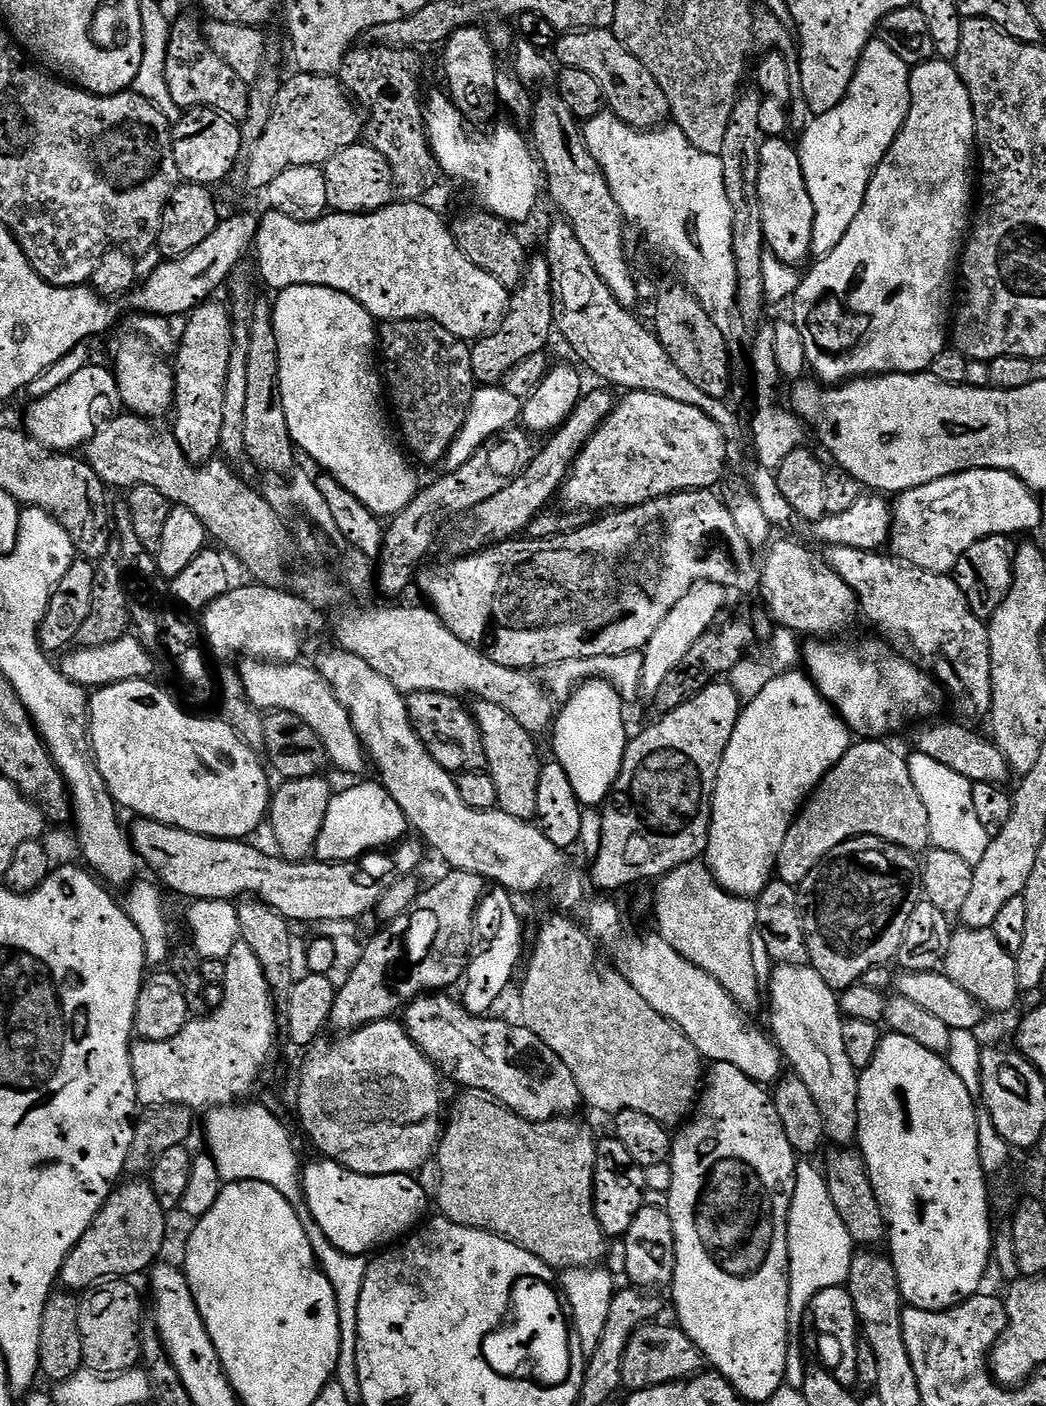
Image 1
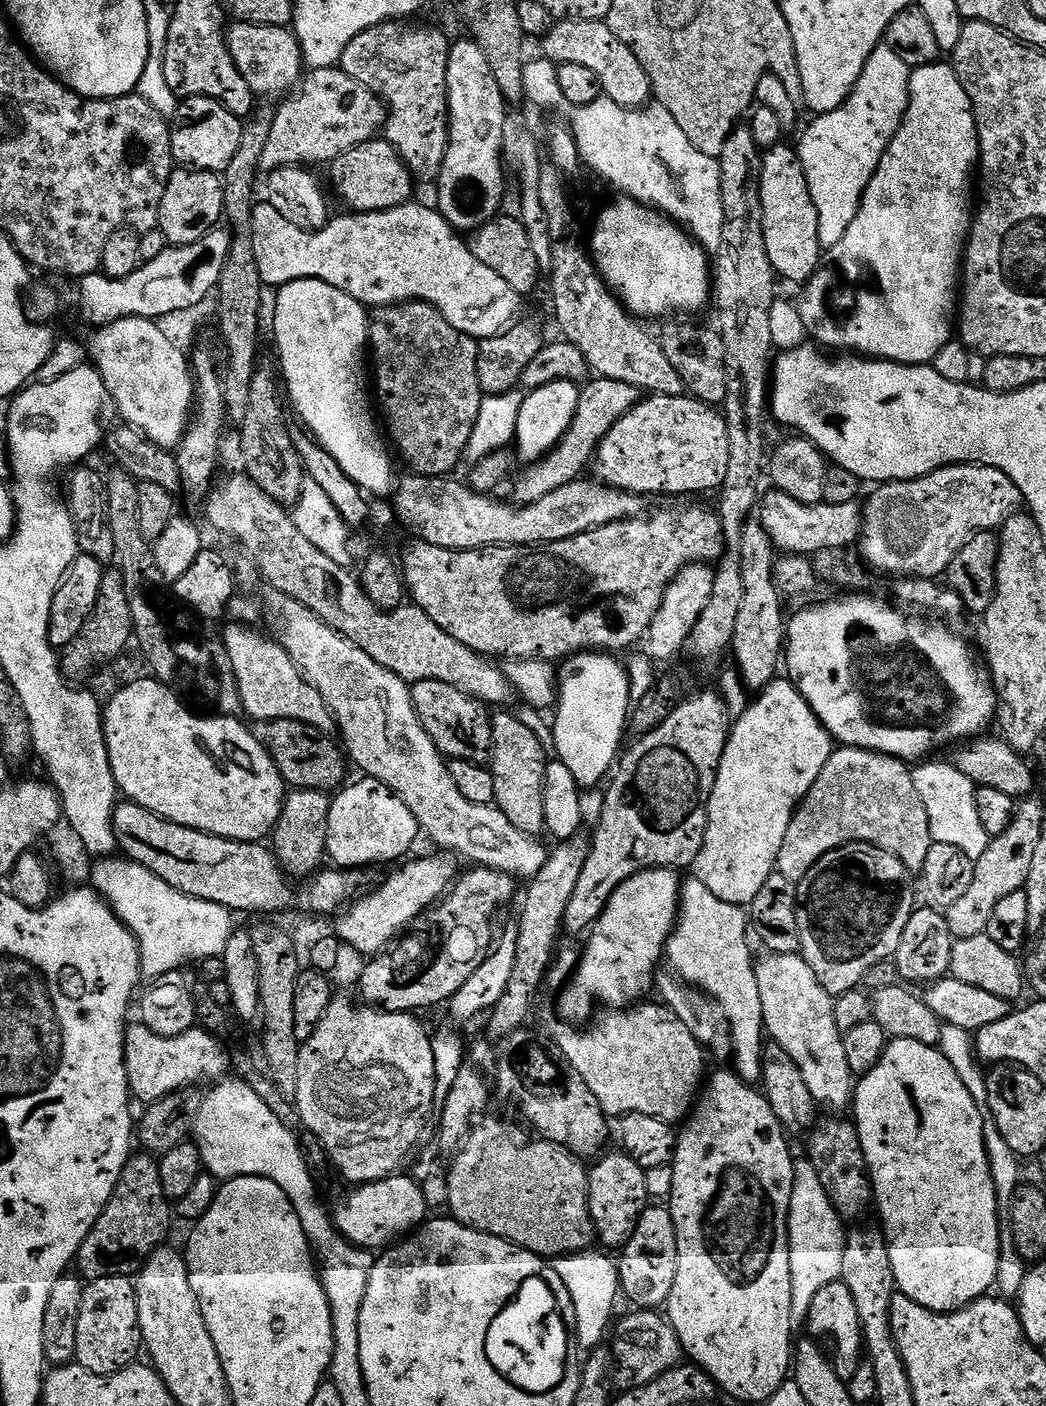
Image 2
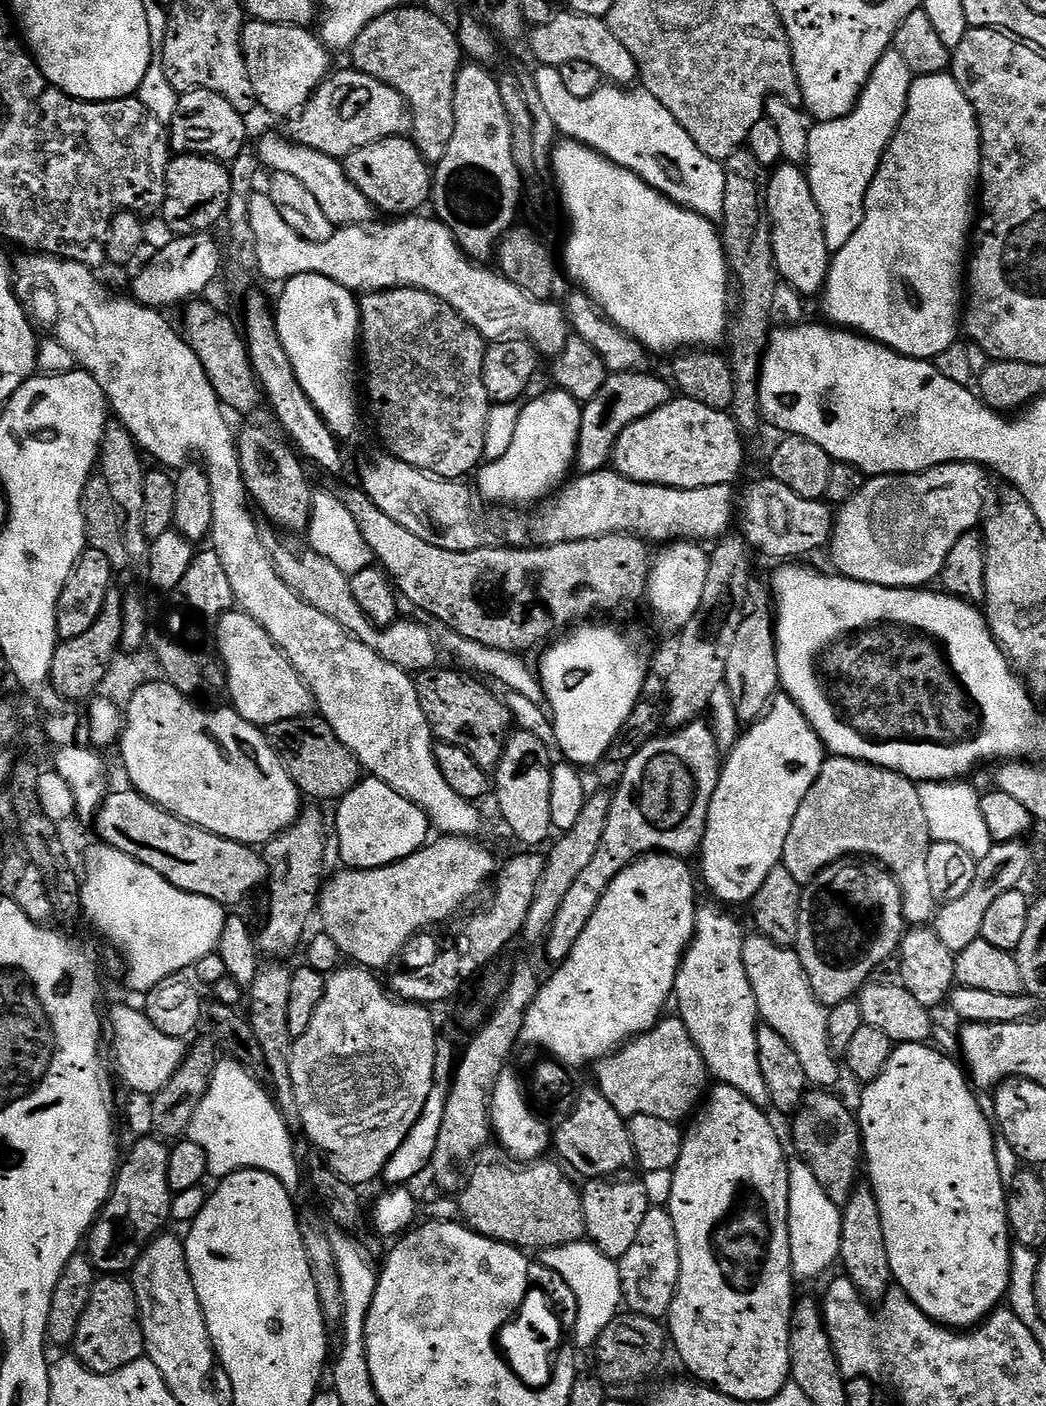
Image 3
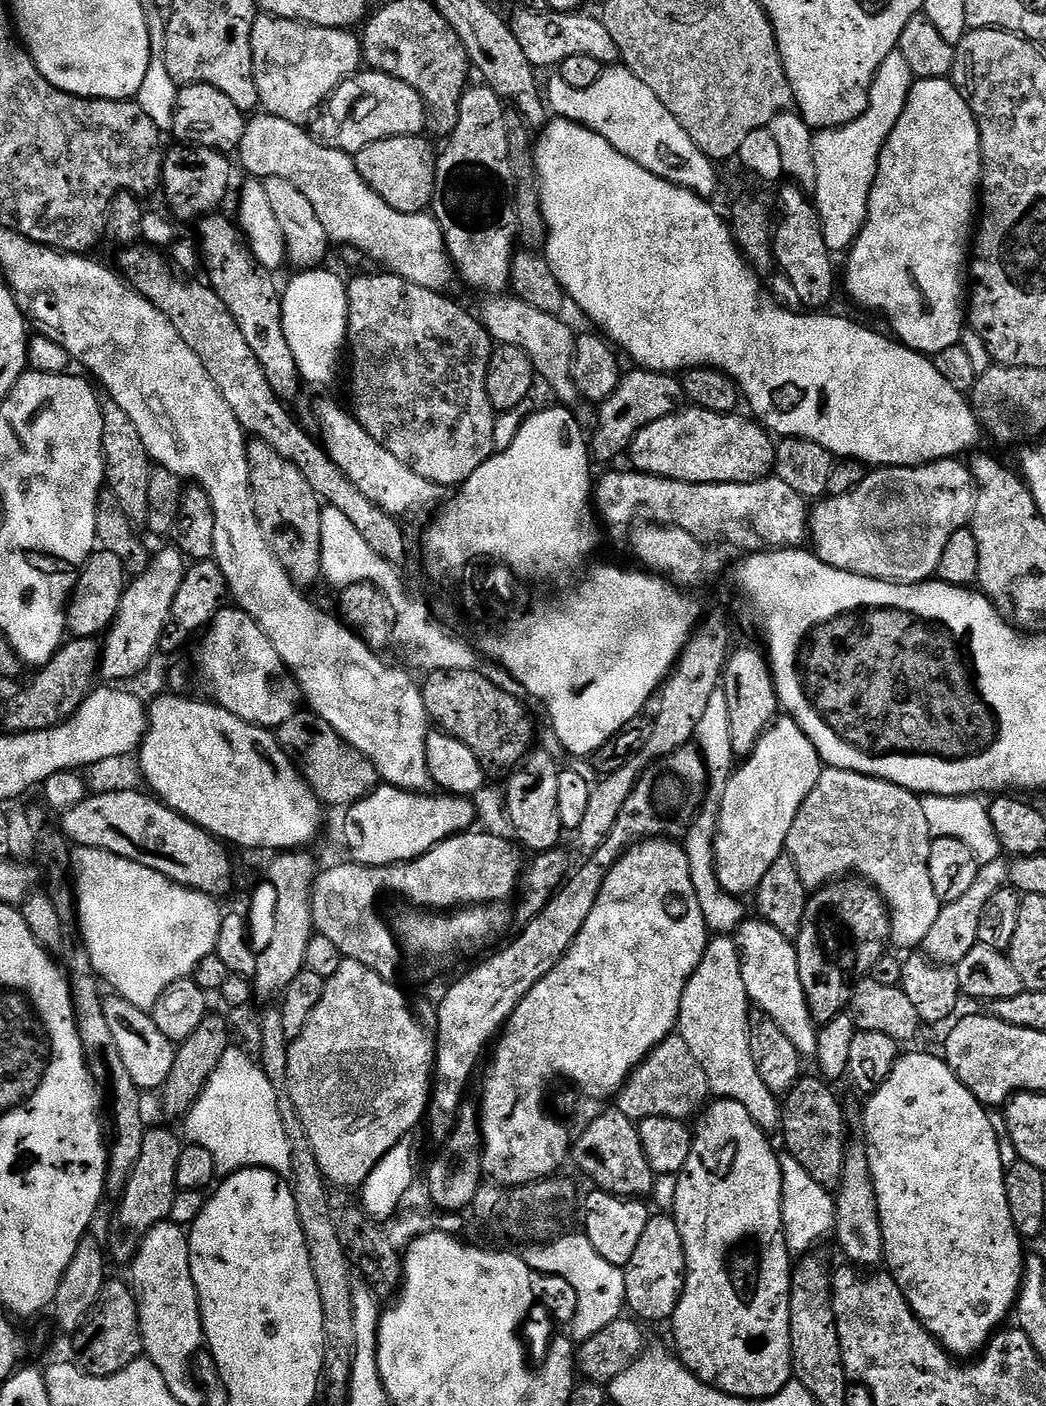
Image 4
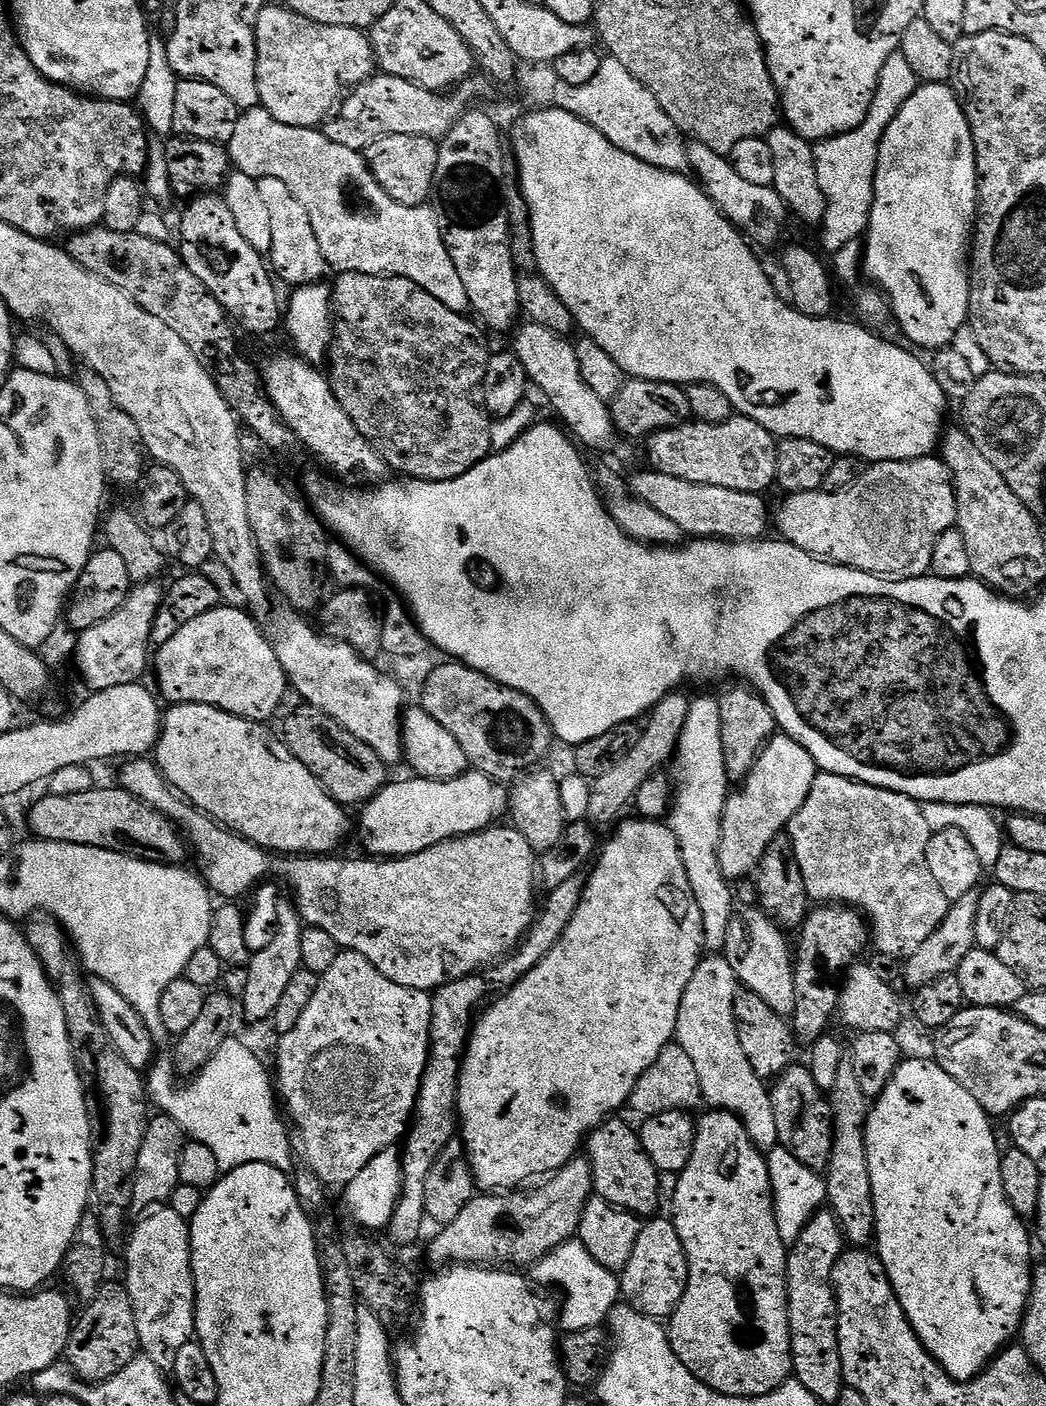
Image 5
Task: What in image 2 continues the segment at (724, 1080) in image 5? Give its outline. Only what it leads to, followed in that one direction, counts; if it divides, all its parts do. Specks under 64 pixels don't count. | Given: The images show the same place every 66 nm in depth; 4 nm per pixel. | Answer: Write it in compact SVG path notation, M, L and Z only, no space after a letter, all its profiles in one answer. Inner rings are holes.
M698 879L683 881L680 914L668 940L667 959L672 959L676 974L685 985L704 994L709 992L708 996L723 1013L727 1035L732 1035L732 1056L736 1059L734 1070L743 1080L756 1082L764 1075L766 1033L762 997L758 995L756 960L748 945L748 936L750 940L750 916L741 905L714 898L709 887Z

